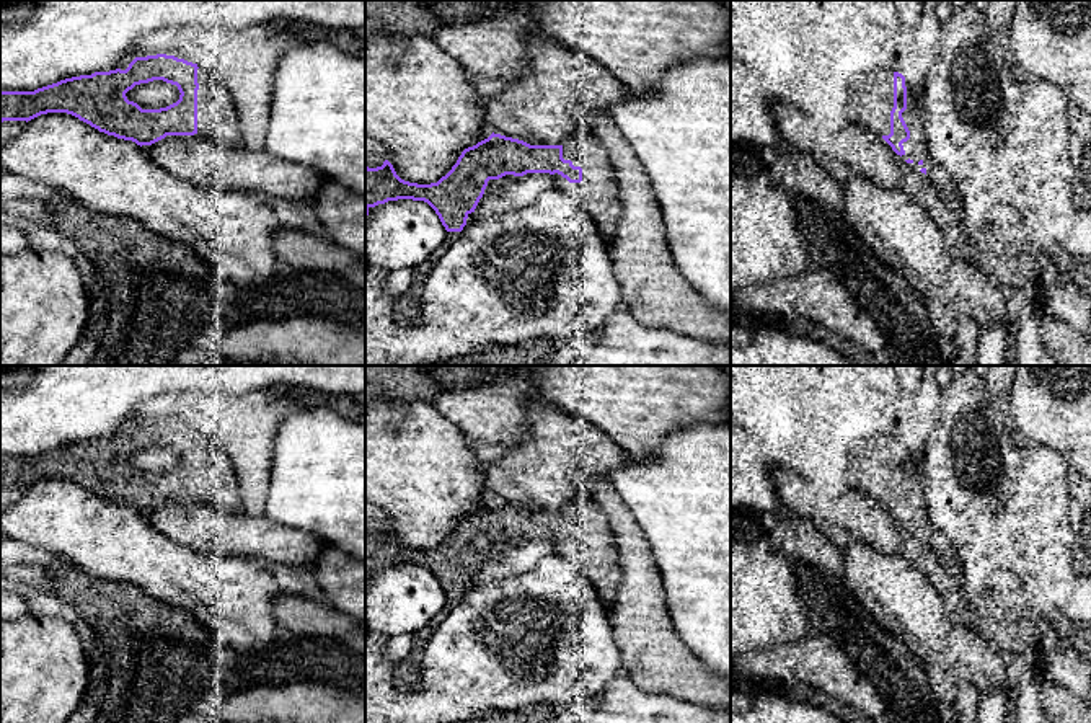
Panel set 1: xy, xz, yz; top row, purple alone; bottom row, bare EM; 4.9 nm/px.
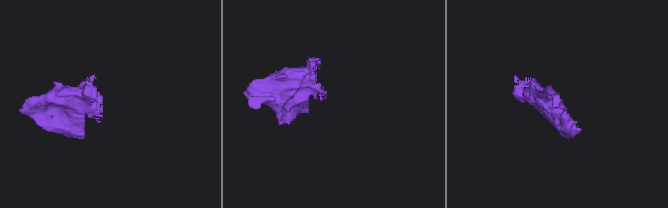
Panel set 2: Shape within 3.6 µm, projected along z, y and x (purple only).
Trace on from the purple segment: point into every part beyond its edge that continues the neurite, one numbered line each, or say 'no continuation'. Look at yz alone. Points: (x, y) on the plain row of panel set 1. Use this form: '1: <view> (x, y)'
1: yz (915, 513)

